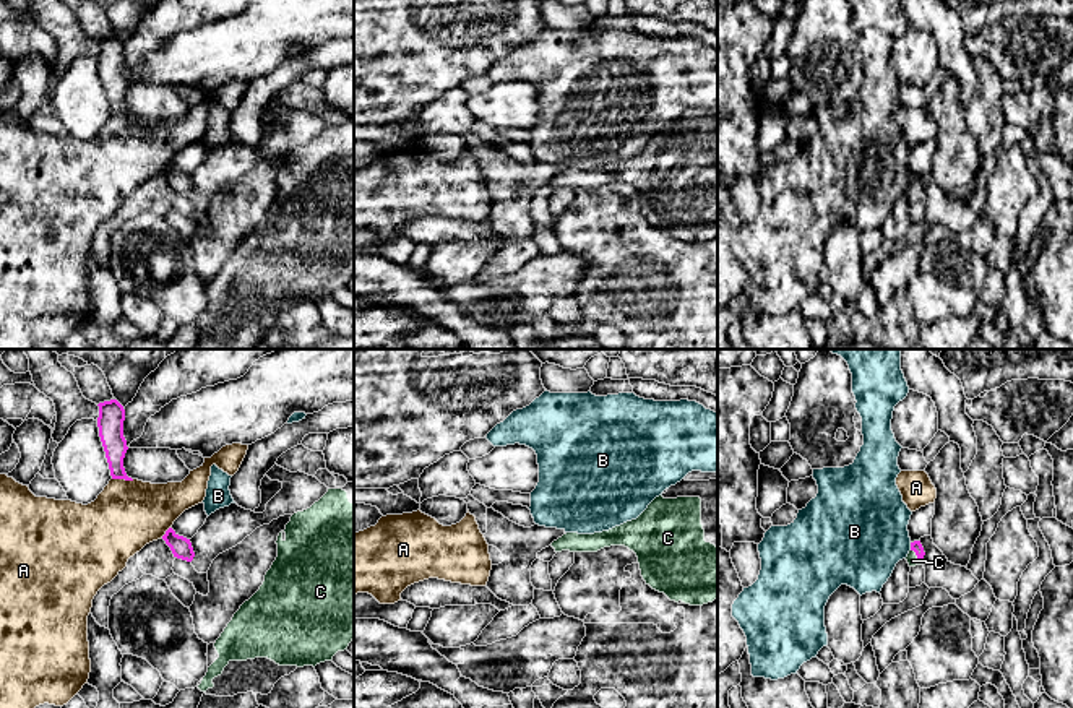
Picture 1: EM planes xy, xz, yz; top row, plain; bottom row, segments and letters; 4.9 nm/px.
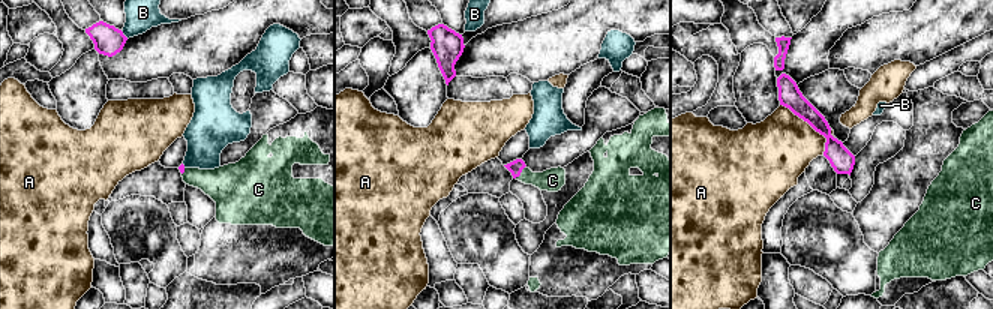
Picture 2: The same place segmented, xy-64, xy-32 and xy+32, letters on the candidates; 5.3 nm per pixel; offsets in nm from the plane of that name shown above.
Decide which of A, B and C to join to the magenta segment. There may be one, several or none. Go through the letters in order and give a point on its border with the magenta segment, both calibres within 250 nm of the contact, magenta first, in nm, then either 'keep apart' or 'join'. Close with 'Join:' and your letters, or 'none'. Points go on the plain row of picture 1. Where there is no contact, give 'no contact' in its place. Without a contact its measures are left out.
A: xy (124, 114) | 130/340 nm | keep apart
B: yz (911, 182) | 60/440 nm | keep apart
C: yz (916, 190) | 60/60 nm | join
Join: C

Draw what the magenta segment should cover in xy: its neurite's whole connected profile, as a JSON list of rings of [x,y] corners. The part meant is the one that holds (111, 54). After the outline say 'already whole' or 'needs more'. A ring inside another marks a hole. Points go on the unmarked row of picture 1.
[[[117,36],[99,39],[99,73],[106,88],[112,115],[133,117],[127,112],[123,94],[128,86],[123,73],[125,45]]]; already whole

